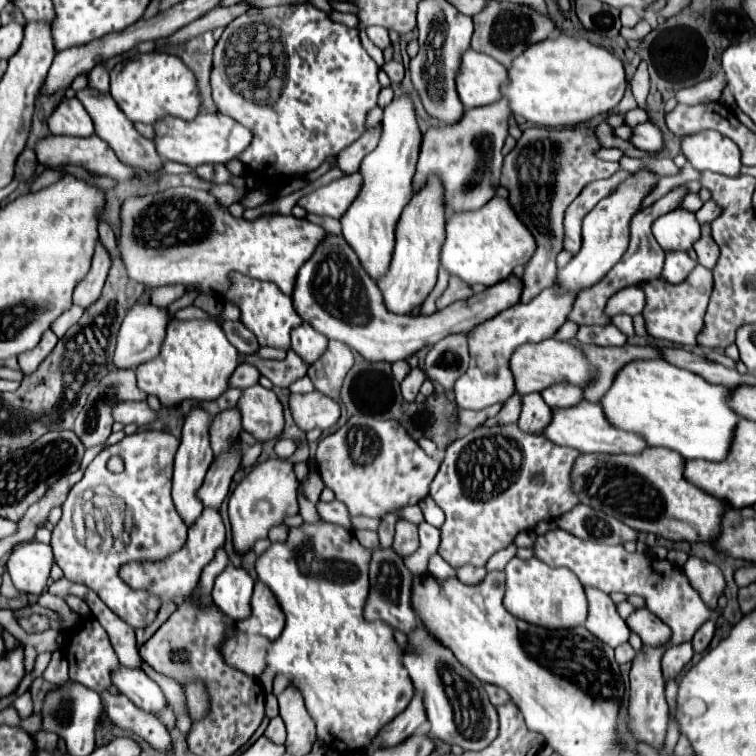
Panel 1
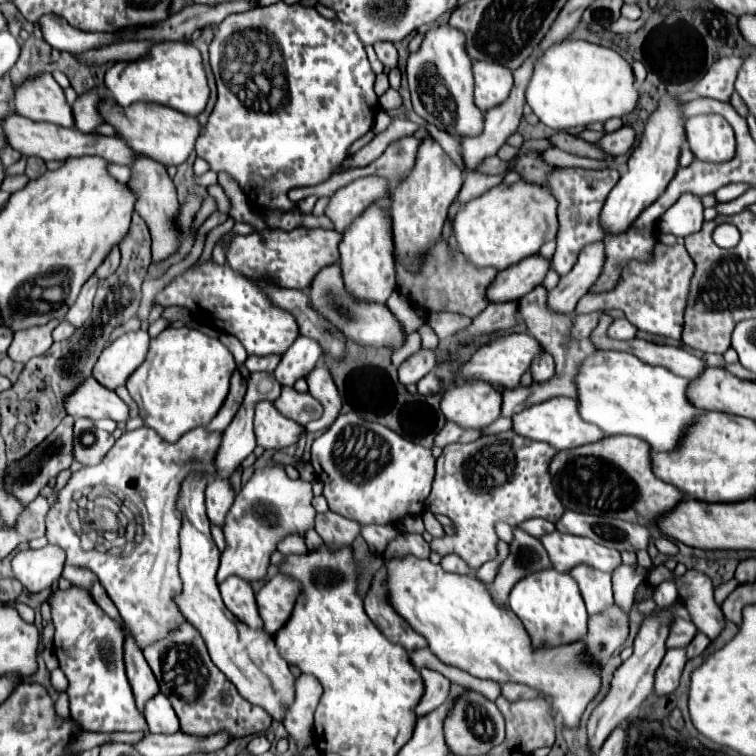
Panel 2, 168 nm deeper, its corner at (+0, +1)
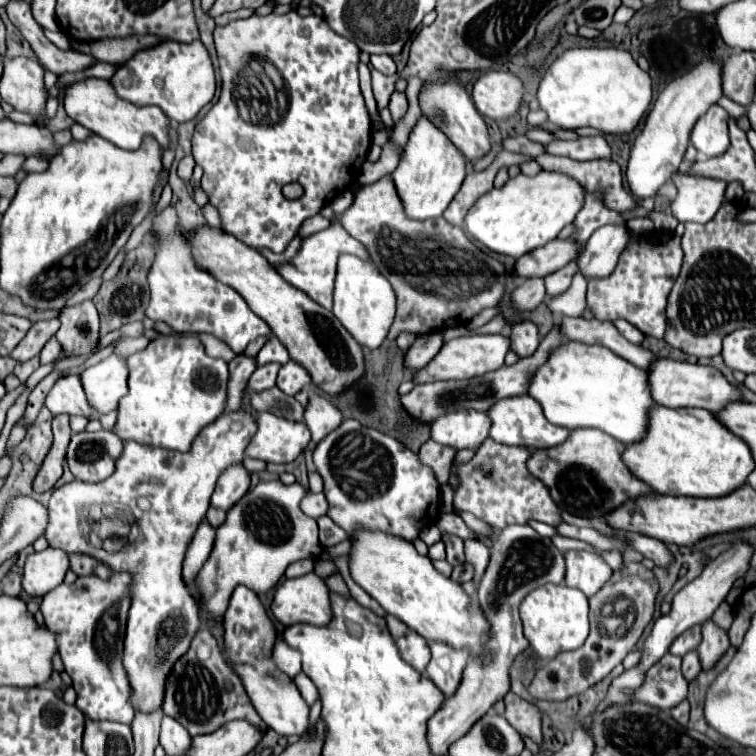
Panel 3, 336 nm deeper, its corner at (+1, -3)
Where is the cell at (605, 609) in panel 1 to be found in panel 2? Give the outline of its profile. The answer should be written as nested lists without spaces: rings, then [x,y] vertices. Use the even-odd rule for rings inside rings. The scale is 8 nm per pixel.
[[[576,566],[568,574],[578,582],[582,598],[588,608],[588,614],[602,612],[610,604],[614,604],[612,580],[610,580],[608,572],[600,572],[596,568],[588,568],[588,566]]]

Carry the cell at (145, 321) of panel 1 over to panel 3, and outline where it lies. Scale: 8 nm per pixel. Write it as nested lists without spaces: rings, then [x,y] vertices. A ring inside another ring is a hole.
[[[111,354],[99,364],[85,368],[81,382],[87,400],[91,400],[101,414],[115,410],[119,400],[127,394],[127,374],[127,356],[121,354]]]

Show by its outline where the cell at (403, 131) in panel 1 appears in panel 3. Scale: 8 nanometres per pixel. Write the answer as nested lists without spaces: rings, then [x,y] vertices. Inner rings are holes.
[[[353,254],[339,256],[333,314],[361,346],[377,348],[387,338],[395,318],[395,294],[389,280],[379,272],[373,258],[361,260]]]

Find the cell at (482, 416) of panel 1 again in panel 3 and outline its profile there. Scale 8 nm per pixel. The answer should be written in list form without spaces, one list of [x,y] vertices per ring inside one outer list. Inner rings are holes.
[[[427,440],[419,450],[419,456],[421,456],[423,464],[433,468],[433,472],[435,472],[439,482],[447,482],[449,480],[449,470],[451,470],[455,454],[457,454],[455,448],[437,444],[435,440]]]

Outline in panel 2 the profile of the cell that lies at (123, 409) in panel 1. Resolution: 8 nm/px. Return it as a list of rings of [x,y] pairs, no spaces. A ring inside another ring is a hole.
[[[94,378],[84,380],[72,396],[64,398],[64,410],[74,418],[110,418],[114,422],[128,420],[128,406],[116,396],[116,392],[108,392],[108,388],[100,386]]]

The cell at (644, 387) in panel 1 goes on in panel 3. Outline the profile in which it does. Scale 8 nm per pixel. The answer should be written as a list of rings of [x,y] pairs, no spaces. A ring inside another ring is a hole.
[[[563,344],[535,372],[529,394],[543,404],[547,420],[565,428],[597,428],[623,444],[641,442],[649,430],[649,410],[657,406],[647,370],[629,364],[603,346]]]

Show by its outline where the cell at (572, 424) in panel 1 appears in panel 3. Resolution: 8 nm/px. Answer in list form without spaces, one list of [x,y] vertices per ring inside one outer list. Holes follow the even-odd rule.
[[[515,396],[515,398],[499,400],[499,404],[495,404],[495,408],[491,408],[487,414],[491,416],[491,422],[493,422],[489,436],[495,442],[501,442],[501,444],[527,446],[527,448],[541,450],[541,448],[553,448],[553,446],[563,444],[569,438],[569,434],[571,434],[569,428],[551,424],[545,418],[541,404],[535,398],[531,398],[531,396]]]

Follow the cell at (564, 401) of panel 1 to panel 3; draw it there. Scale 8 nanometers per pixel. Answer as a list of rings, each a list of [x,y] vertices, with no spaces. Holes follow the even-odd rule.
[[[533,322],[515,324],[509,338],[511,338],[513,352],[519,358],[527,358],[539,348],[539,334],[537,334],[537,326]]]

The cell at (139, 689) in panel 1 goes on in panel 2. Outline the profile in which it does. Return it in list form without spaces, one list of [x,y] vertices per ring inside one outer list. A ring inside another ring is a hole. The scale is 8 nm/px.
[[[158,694],[156,698],[152,698],[146,704],[144,716],[148,722],[148,730],[152,734],[174,734],[180,730],[176,712],[174,712],[172,704],[168,702],[168,698],[164,698],[162,694]]]

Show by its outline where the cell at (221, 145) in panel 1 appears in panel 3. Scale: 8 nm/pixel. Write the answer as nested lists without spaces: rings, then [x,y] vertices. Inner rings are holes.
[[[87,78],[71,84],[65,92],[63,106],[67,114],[79,122],[81,126],[89,128],[97,136],[113,142],[115,146],[123,150],[137,150],[145,136],[153,136],[161,150],[175,150],[179,144],[175,124],[165,116],[165,112],[157,106],[135,106],[127,100],[119,100],[115,96],[115,90],[111,88],[111,82],[101,78]]]

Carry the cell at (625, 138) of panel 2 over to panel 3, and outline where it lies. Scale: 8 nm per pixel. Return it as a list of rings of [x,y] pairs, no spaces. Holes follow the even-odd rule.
[[[589,136],[579,140],[557,140],[547,144],[547,154],[567,156],[571,160],[597,160],[611,158],[611,146],[603,136]]]

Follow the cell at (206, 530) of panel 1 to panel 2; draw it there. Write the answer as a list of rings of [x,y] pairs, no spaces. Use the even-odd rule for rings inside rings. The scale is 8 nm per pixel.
[[[212,480],[206,486],[206,512],[210,522],[224,524],[224,518],[234,504],[234,488],[230,480]]]

